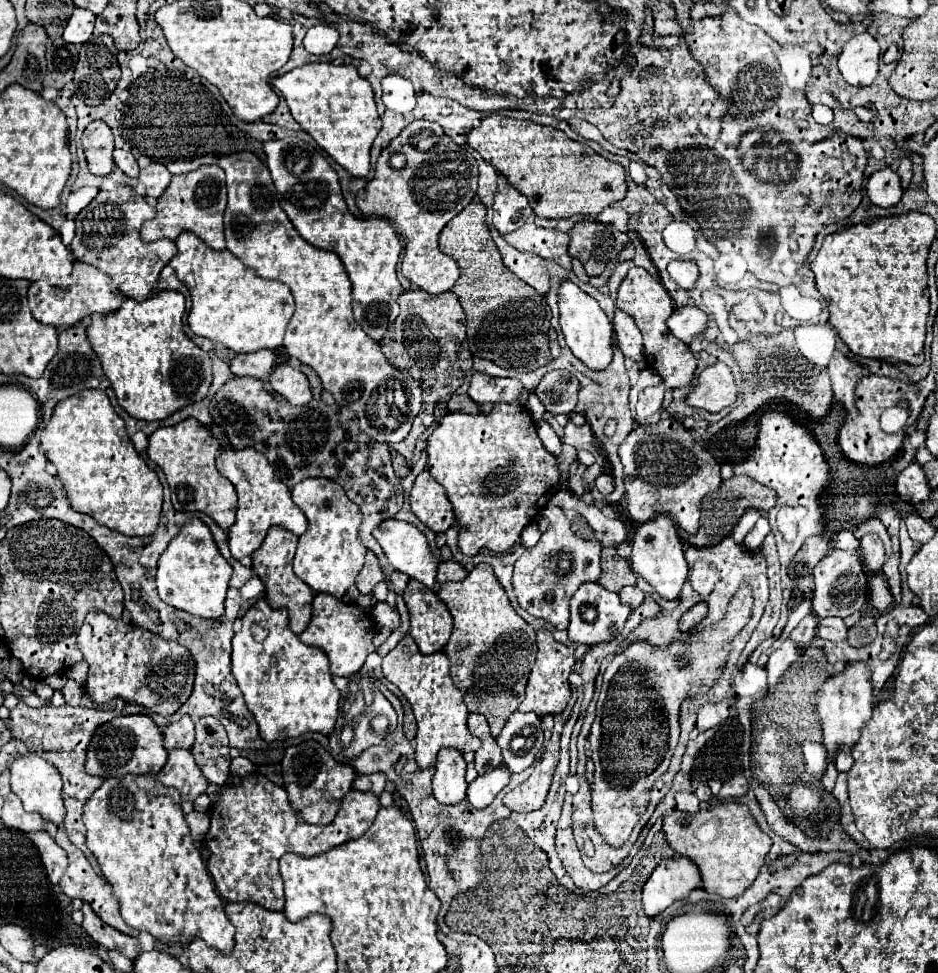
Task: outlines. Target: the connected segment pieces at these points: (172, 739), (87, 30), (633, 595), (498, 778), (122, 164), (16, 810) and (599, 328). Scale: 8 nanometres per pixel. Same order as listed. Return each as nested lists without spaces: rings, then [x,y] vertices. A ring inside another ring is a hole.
[[[183,716],[179,722],[169,724],[163,730],[165,736],[165,748],[175,750],[175,748],[191,748],[195,744],[195,730],[193,730],[193,720],[191,716]]]
[[[75,8],[73,16],[67,22],[67,28],[63,32],[63,40],[69,44],[83,44],[91,38],[95,24],[95,14],[83,8]]]
[[[625,586],[625,588],[621,588],[621,592],[619,592],[621,602],[627,604],[627,606],[631,606],[631,608],[639,608],[641,602],[643,602],[643,596],[645,596],[645,594],[643,594],[637,586]]]
[[[495,768],[487,774],[479,774],[467,788],[467,800],[475,808],[485,808],[509,784],[509,778],[511,772],[507,768]]]
[[[117,148],[113,150],[113,158],[115,158],[115,164],[131,178],[137,178],[139,174],[139,166],[137,166],[137,160],[131,152],[119,152]]]
[[[9,794],[5,798],[5,804],[1,808],[1,822],[13,830],[19,830],[19,832],[45,830],[45,820],[37,814],[25,812],[21,806],[21,800],[15,794]]]
[[[571,280],[561,282],[559,288],[559,310],[561,310],[561,332],[567,340],[571,352],[589,368],[589,370],[603,370],[613,360],[613,324],[607,314],[601,310],[595,298],[585,294],[577,284]]]

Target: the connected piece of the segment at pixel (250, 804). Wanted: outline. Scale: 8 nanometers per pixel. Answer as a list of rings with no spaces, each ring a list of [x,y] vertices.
[[[251,774],[239,786],[223,786],[219,800],[211,808],[211,828],[205,836],[209,846],[209,874],[217,892],[227,902],[255,902],[267,910],[283,910],[283,882],[279,874],[279,858],[285,852],[315,856],[359,838],[373,824],[379,810],[379,800],[371,792],[351,790],[335,820],[327,826],[311,826],[303,822],[289,804],[285,788],[273,784],[261,774]]]

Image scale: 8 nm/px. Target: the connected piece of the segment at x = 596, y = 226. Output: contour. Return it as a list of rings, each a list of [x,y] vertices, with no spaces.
[[[577,222],[571,232],[569,254],[583,262],[589,276],[597,276],[605,266],[615,260],[621,248],[629,242],[629,236],[615,226],[605,226],[599,222]]]

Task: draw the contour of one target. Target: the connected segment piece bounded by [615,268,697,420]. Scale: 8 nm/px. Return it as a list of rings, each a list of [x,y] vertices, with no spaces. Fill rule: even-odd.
[[[631,268],[625,276],[625,280],[619,286],[617,292],[617,302],[615,302],[623,312],[627,312],[629,316],[635,318],[635,324],[639,326],[641,334],[643,334],[643,350],[645,350],[645,358],[647,358],[647,366],[657,372],[663,381],[654,387],[644,389],[638,397],[637,402],[637,418],[649,418],[651,414],[659,411],[662,407],[664,393],[666,390],[673,388],[683,388],[689,386],[693,380],[693,372],[697,368],[697,360],[691,354],[689,346],[683,344],[681,340],[677,340],[669,328],[665,326],[665,320],[671,316],[673,312],[673,302],[669,292],[663,288],[663,284],[653,278],[647,270],[643,268]]]

